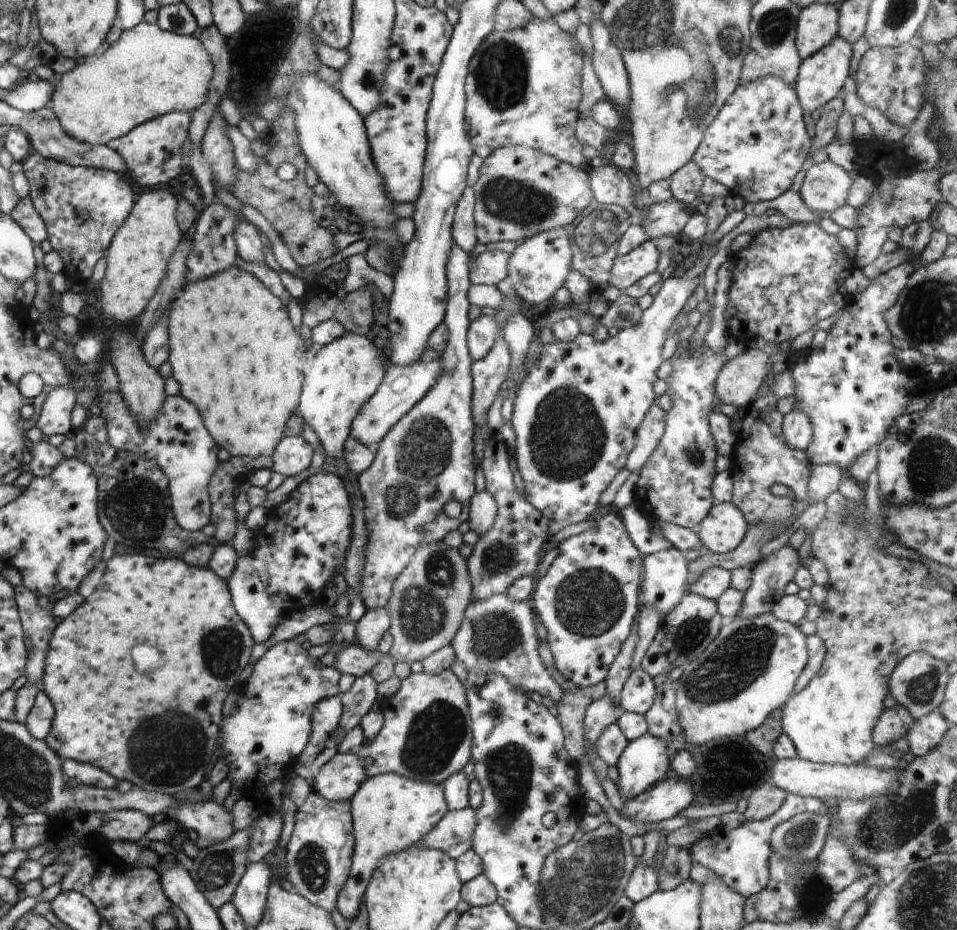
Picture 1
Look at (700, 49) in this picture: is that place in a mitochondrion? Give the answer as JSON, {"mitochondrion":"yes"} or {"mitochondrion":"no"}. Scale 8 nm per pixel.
{"mitochondrion":"yes"}

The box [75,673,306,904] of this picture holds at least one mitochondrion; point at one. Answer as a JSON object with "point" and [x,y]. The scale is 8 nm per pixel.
{"point":[168,748]}

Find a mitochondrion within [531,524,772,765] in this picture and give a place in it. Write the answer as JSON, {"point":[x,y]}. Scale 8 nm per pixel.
{"point":[587,603]}

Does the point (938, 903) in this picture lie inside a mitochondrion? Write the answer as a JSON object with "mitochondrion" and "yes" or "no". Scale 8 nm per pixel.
{"mitochondrion":"yes"}

